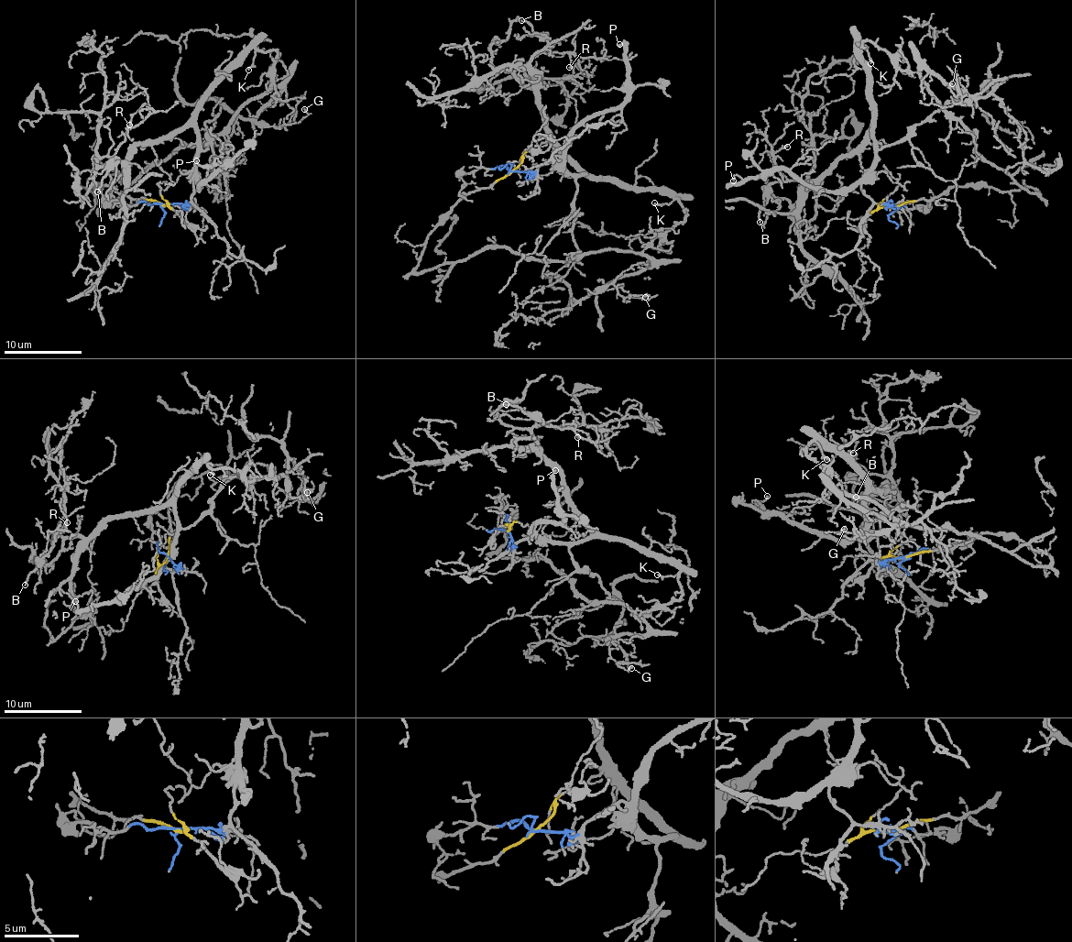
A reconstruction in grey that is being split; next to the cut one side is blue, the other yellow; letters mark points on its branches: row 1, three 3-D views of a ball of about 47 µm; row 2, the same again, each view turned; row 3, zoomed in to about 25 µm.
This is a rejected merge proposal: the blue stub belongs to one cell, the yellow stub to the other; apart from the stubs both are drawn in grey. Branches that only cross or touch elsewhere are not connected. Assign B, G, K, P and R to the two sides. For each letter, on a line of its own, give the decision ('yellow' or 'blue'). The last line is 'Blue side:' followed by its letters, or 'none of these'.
B: blue
G: yellow
K: blue
P: blue
R: blue
Blue side: B, K, P, R

